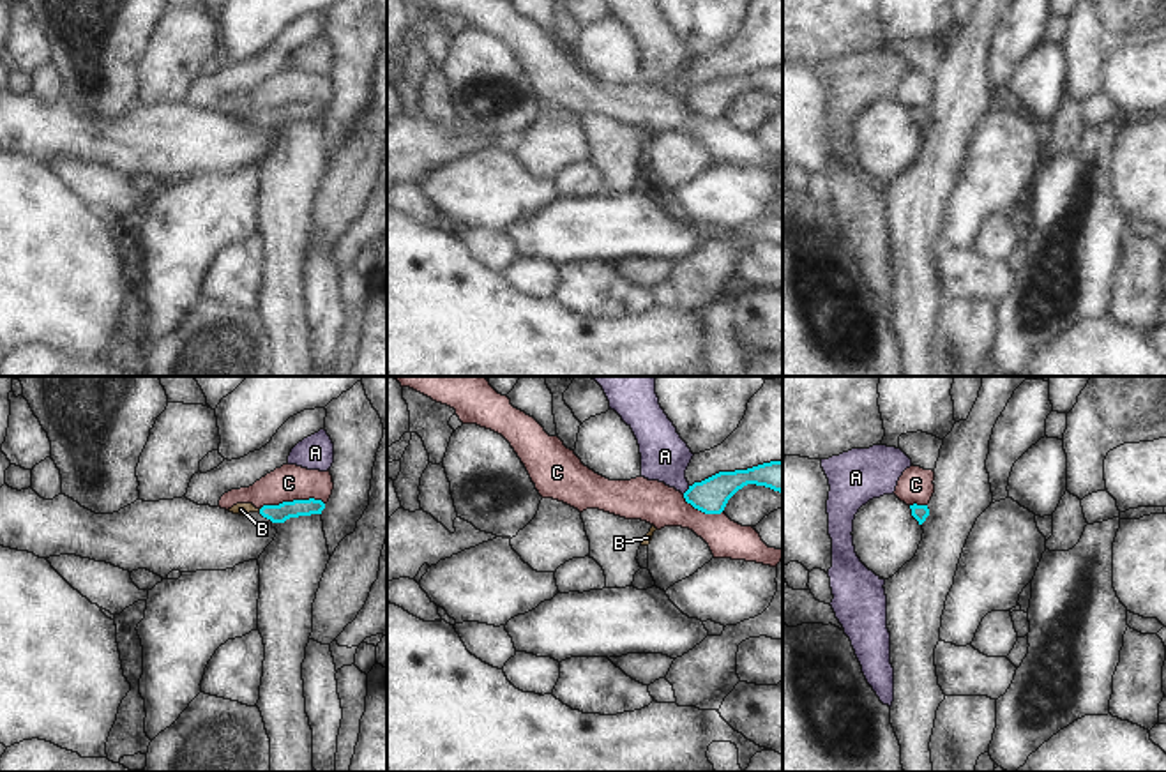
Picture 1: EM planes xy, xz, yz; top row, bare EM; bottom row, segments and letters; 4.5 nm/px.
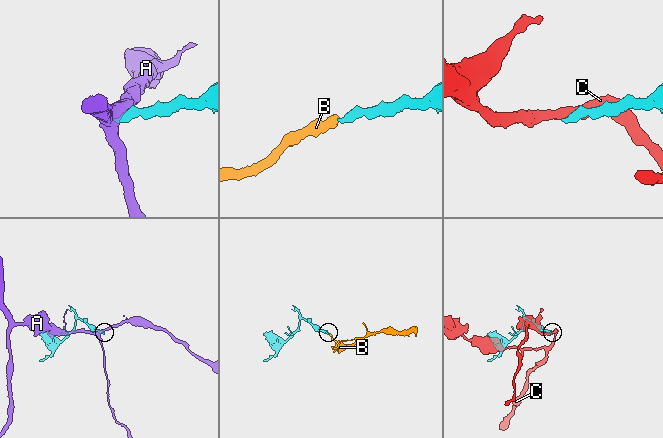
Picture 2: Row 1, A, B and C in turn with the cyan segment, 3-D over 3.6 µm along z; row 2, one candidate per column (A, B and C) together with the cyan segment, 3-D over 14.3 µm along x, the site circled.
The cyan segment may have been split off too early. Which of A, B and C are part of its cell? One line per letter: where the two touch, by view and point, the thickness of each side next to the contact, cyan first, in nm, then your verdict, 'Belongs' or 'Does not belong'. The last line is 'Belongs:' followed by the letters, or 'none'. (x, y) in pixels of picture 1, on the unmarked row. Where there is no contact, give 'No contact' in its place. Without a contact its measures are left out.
A: Touches cyan at xz (688, 94). Thickness 160 nm (cyan) against 220 nm. Does not belong
B: Touches cyan at xy (260, 113). Thickness 80 nm (cyan) against 50 nm. Belongs
C: Touches cyan at xy (294, 105). Thickness 80 nm (cyan) against 160 nm. Does not belong
Belongs: B.

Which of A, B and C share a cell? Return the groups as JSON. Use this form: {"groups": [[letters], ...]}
{"groups": [["A"], ["B"], ["C"]]}

